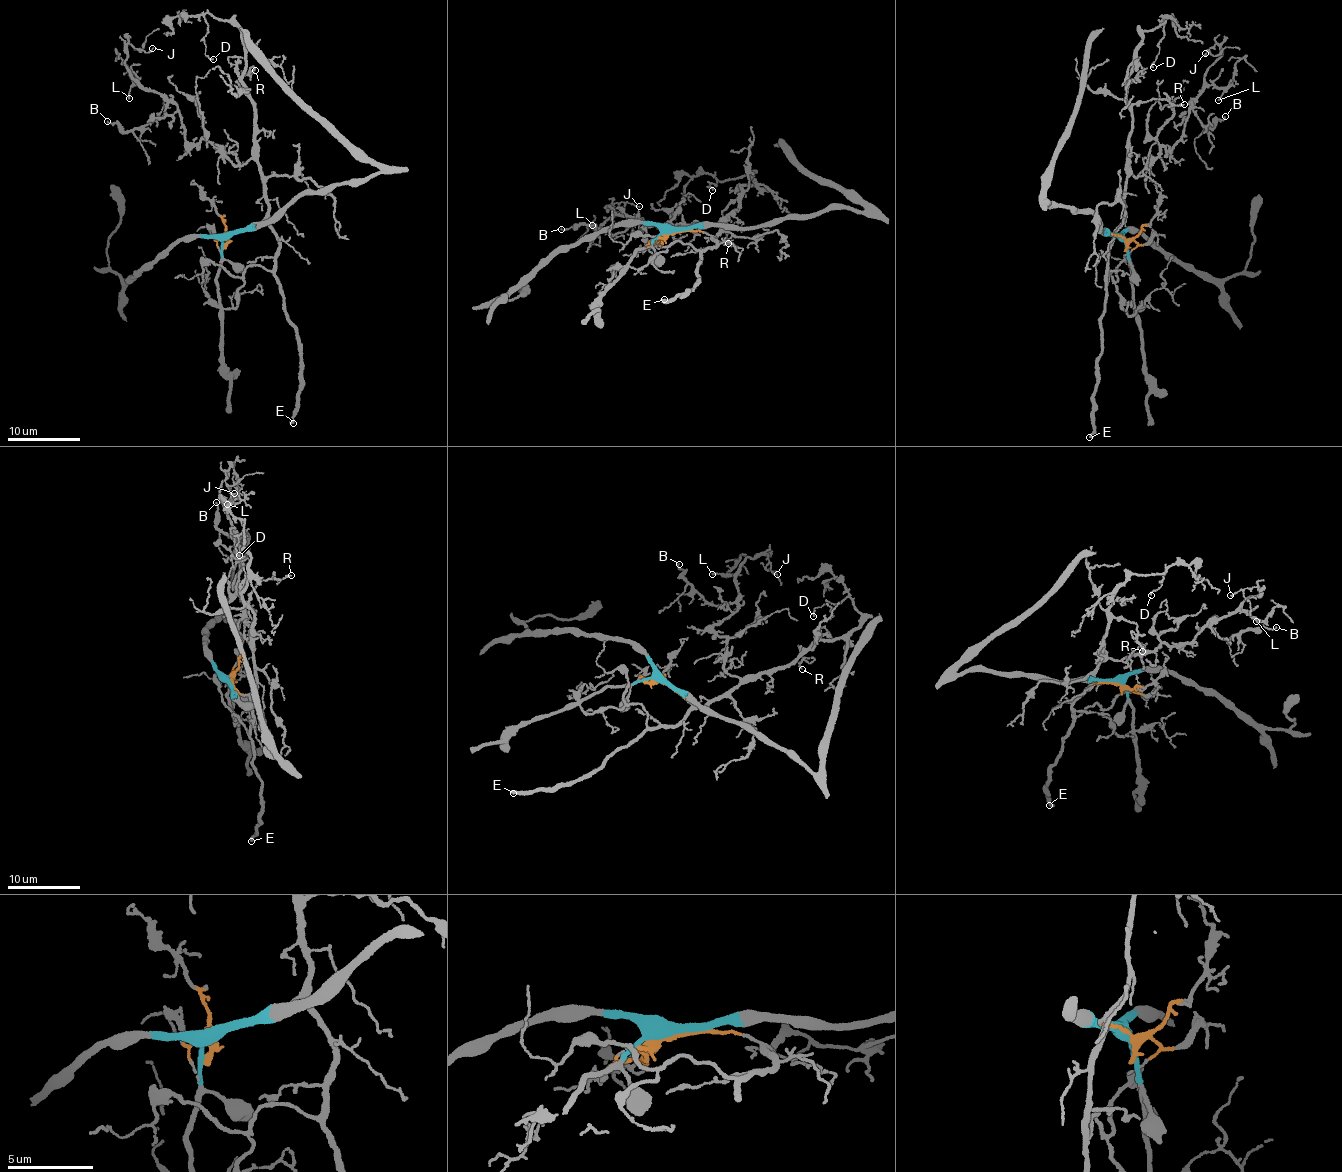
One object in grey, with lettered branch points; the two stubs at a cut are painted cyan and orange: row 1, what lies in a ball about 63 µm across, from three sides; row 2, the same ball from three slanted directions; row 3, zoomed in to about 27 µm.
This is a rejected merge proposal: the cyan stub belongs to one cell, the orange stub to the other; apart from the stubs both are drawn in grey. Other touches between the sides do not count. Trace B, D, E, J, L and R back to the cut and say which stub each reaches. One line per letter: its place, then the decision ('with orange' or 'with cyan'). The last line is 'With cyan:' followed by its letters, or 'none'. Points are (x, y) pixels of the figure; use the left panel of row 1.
B: (107, 121) | with orange
D: (213, 59) | with orange
E: (293, 423) | with orange
J: (152, 48) | with orange
L: (129, 98) | with orange
R: (255, 70) | with orange
With cyan: none

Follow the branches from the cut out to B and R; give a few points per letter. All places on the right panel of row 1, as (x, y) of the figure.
B: (1122, 238), (1112, 235), (1129, 173), (1171, 148), (1189, 110), (1205, 127), (1224, 117)
R: (1122, 238), (1111, 234), (1121, 226), (1128, 135), (1132, 129), (1132, 106), (1155, 99), (1183, 104)

